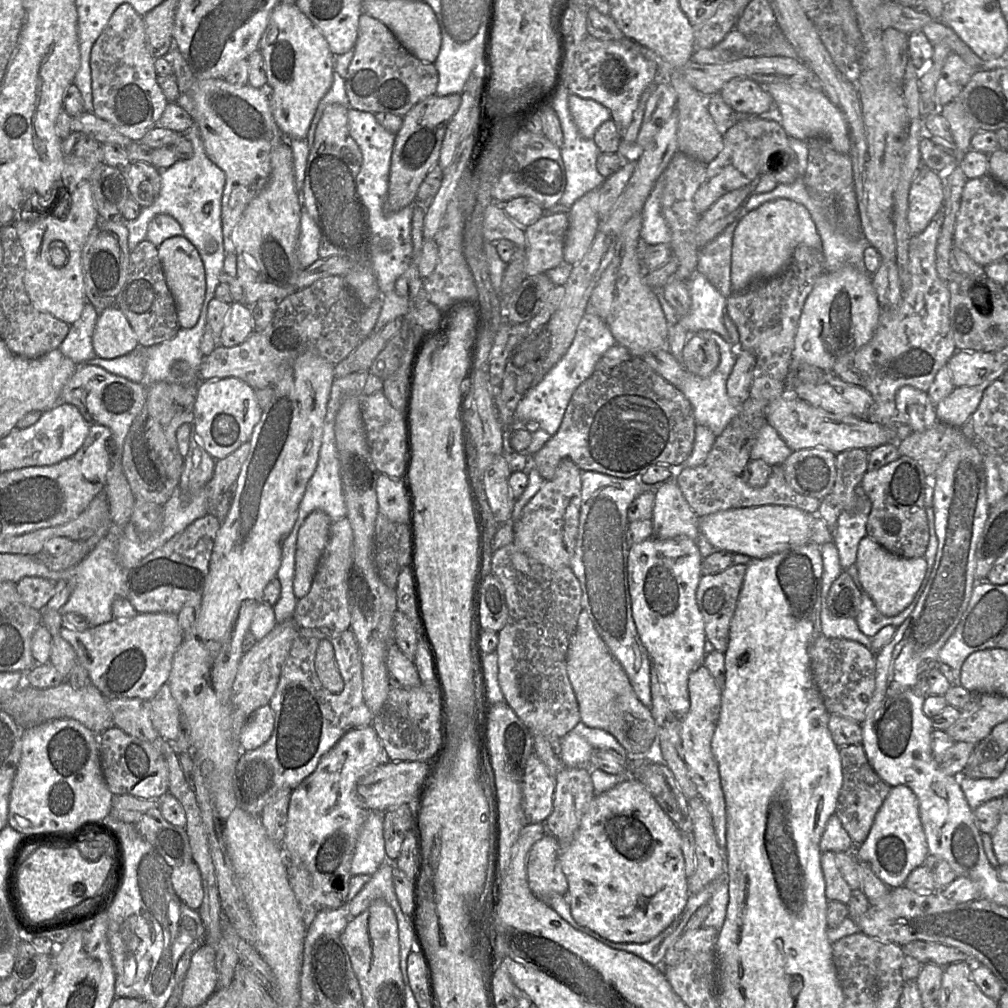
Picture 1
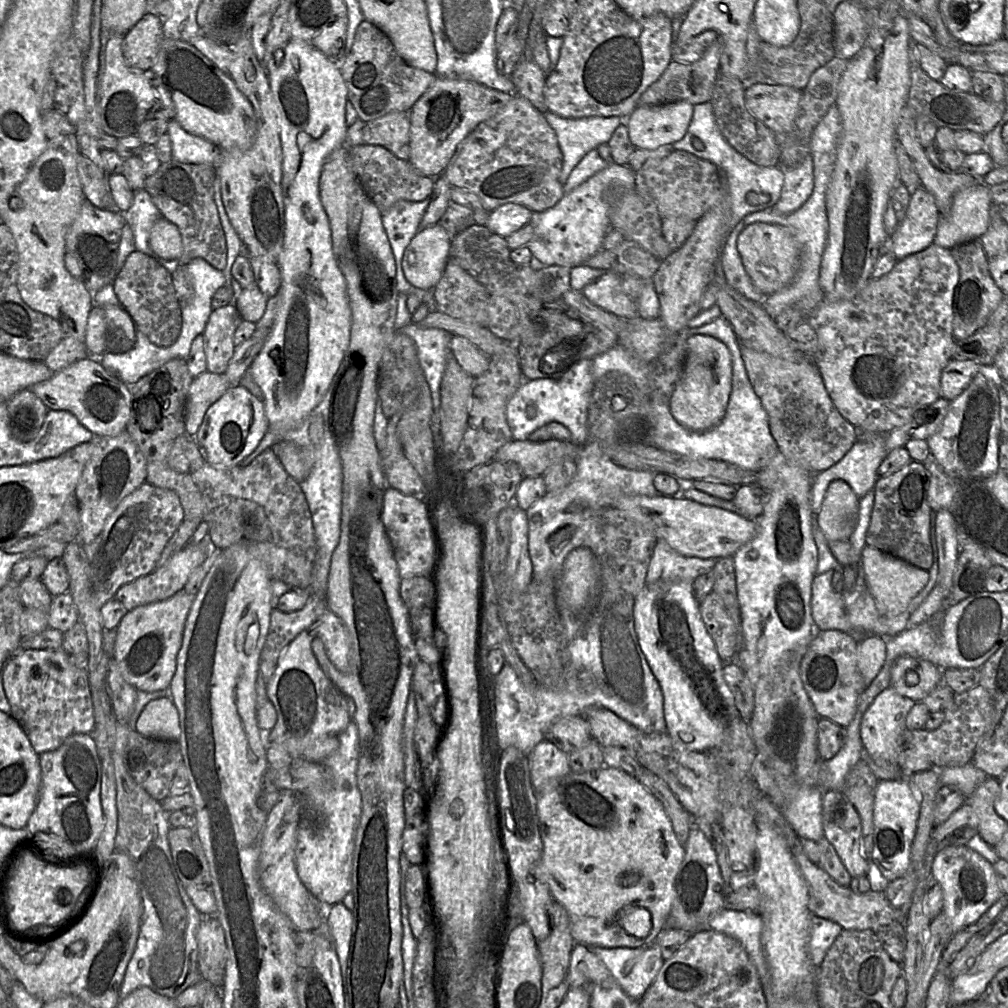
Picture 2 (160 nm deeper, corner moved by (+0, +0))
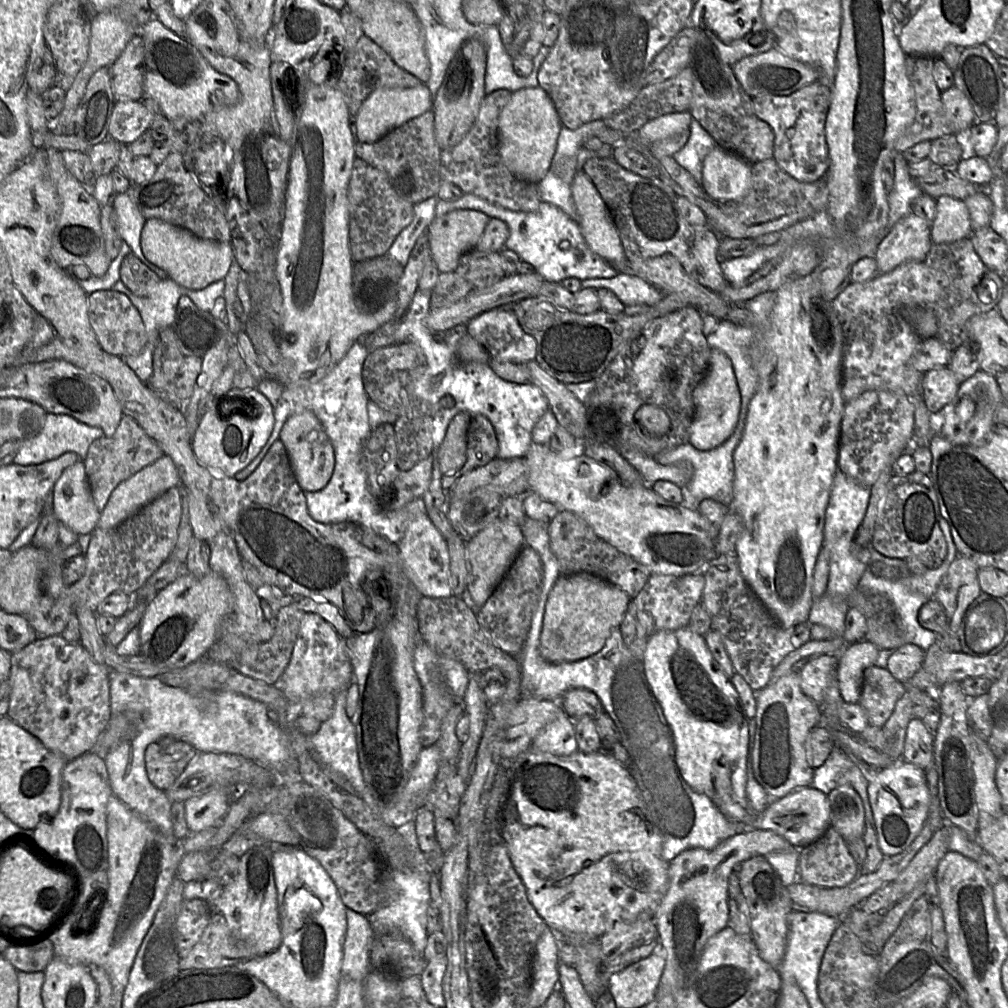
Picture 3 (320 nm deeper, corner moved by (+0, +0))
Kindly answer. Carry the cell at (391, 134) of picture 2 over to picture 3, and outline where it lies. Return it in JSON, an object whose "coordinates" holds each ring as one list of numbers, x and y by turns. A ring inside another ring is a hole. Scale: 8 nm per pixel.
{"coordinates":[[432,110,395,128,374,143,355,143,356,157,385,172,396,193,414,205,438,193,441,183,440,152]]}

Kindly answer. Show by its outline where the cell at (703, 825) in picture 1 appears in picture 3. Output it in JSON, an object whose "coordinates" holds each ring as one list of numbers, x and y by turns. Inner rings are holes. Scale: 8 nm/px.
{"coordinates":[[750,829,710,850,685,850,669,862,668,889,654,916,658,942,666,953,659,991,670,993,683,987,686,977,694,971,707,941,729,925,728,886,731,874,743,861,755,855,765,857,781,848,792,850,794,846,786,844,772,831]]}

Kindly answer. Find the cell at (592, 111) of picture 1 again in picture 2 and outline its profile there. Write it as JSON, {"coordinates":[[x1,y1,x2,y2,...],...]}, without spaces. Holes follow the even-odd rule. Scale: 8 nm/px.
{"coordinates":[[549,111,544,116,556,133,562,152,563,163,559,182,563,186,583,156,600,144,607,143,620,125,620,118,616,116,569,119]]}

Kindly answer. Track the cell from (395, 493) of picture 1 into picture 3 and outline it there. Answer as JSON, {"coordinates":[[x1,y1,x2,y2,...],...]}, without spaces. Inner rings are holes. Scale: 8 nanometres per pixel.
{"coordinates":[[426,513,416,515,408,523,404,535,397,545,406,576,423,596,439,598,453,595,448,546]]}

